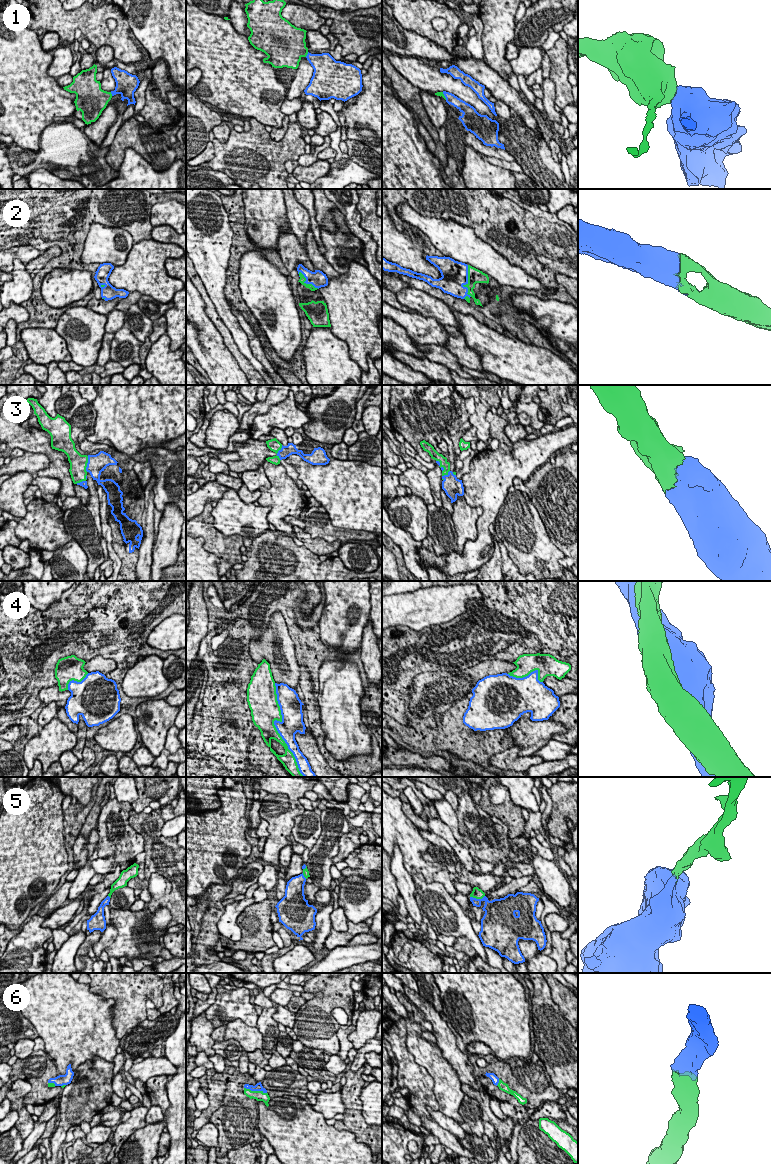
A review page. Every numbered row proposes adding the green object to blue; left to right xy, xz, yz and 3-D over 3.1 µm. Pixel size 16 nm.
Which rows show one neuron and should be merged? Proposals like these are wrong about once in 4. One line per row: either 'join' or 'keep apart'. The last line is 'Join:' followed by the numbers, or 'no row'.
1: join
2: join
3: join
4: keep apart
5: join
6: join
Join: 1, 2, 3, 5, 6

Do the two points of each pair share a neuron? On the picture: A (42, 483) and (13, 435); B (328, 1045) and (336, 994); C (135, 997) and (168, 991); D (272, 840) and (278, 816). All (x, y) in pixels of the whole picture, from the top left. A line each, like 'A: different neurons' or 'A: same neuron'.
A: different neurons
B: same neuron
C: different neurons
D: same neuron

